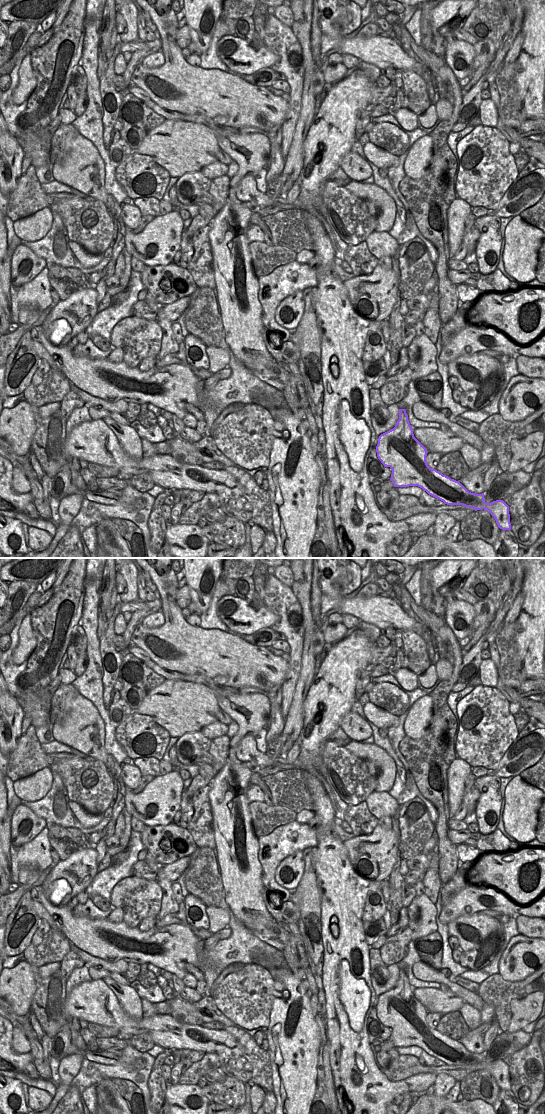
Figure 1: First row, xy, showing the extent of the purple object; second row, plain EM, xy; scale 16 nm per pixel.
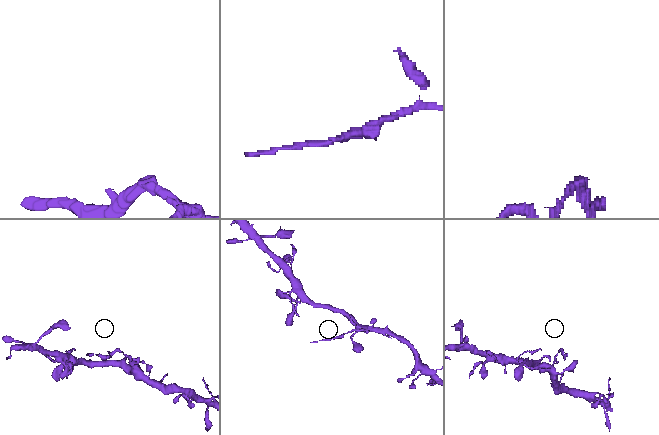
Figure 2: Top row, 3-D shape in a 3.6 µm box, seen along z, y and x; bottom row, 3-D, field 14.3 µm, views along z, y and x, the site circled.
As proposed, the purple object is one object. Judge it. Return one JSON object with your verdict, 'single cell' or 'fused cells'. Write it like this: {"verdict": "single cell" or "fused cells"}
{"verdict": "fused cells"}

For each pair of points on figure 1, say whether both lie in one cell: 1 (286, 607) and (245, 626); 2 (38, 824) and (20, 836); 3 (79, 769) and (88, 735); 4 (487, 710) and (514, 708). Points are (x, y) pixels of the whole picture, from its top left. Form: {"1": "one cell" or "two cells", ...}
{"1": "two cells", "2": "one cell", "3": "two cells", "4": "two cells"}

